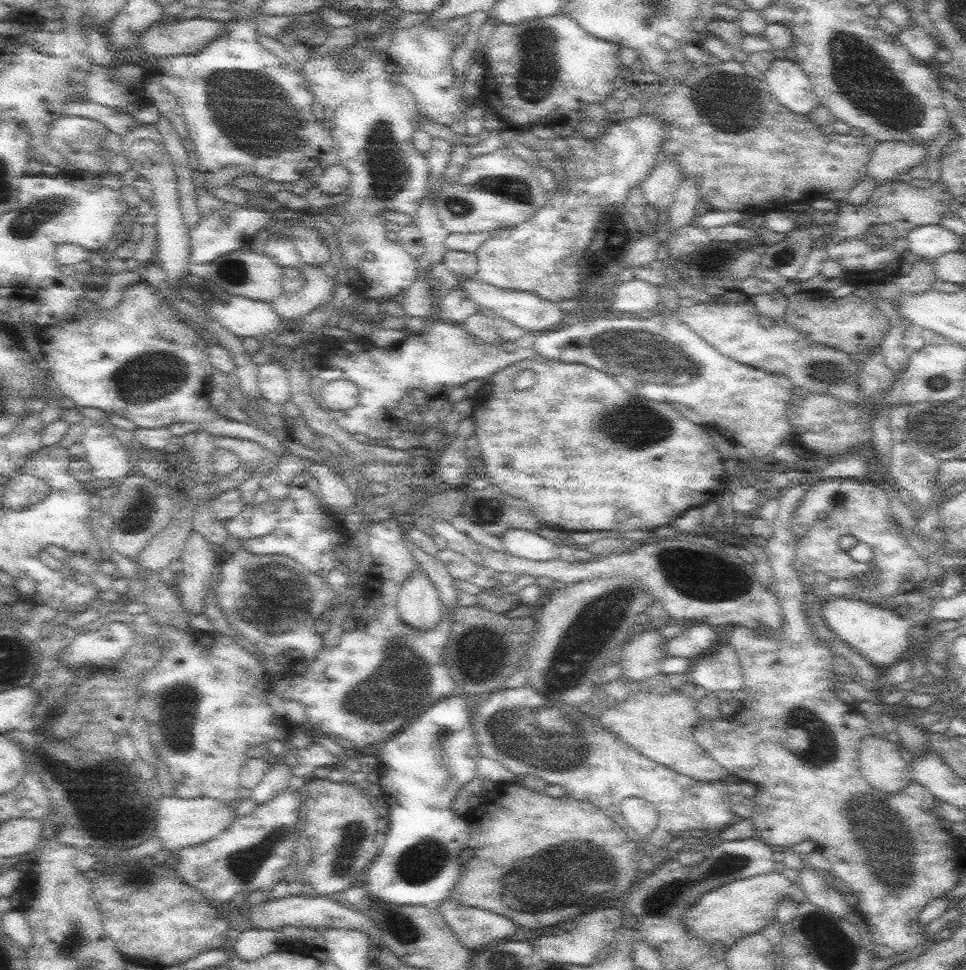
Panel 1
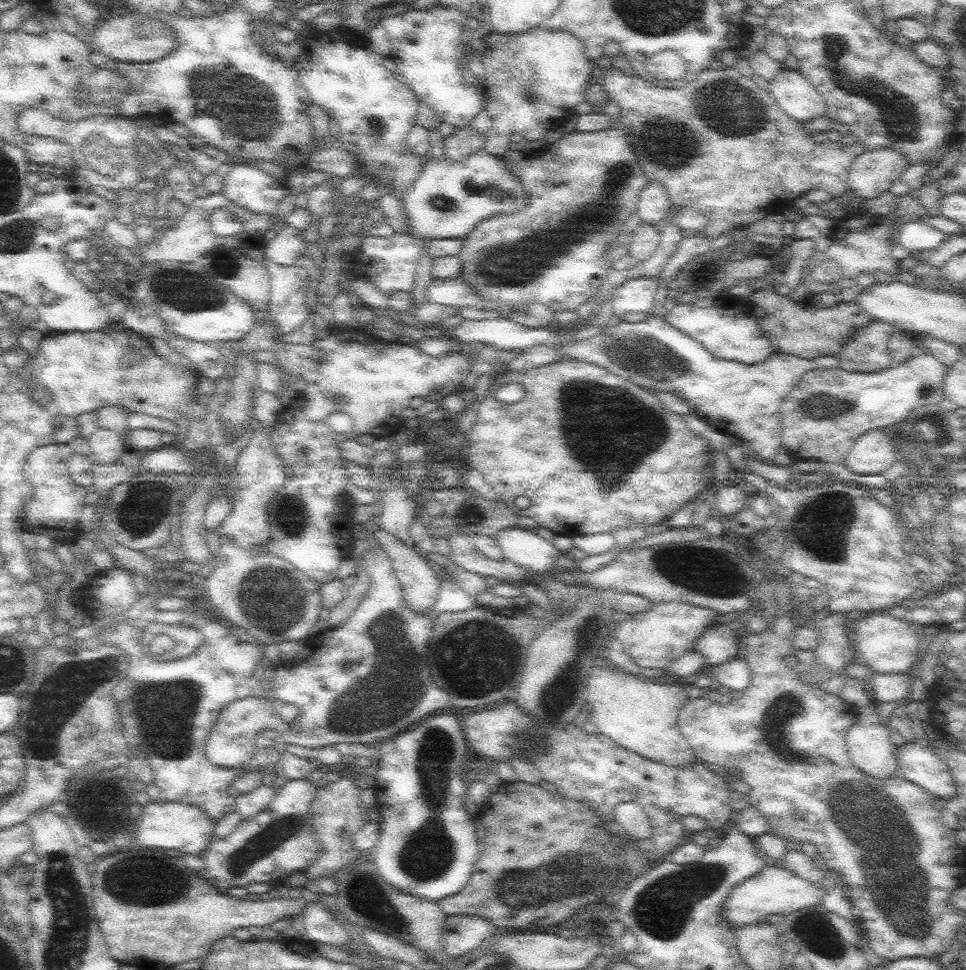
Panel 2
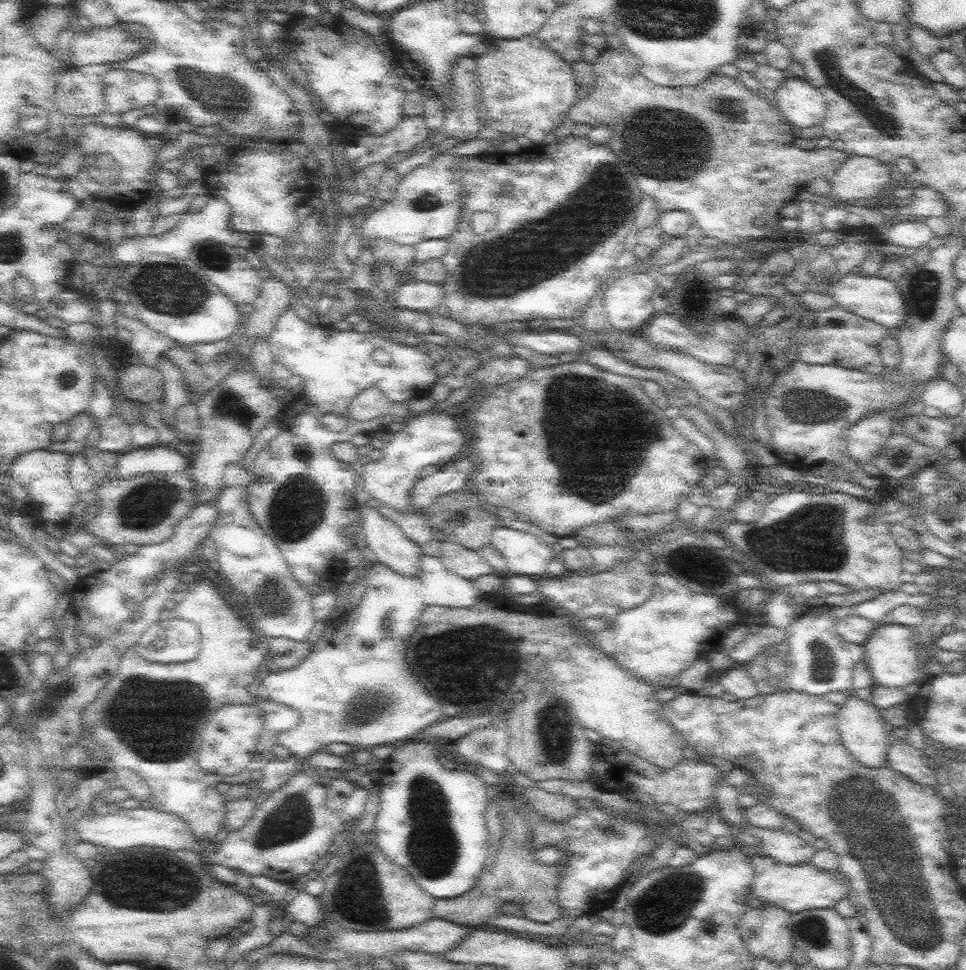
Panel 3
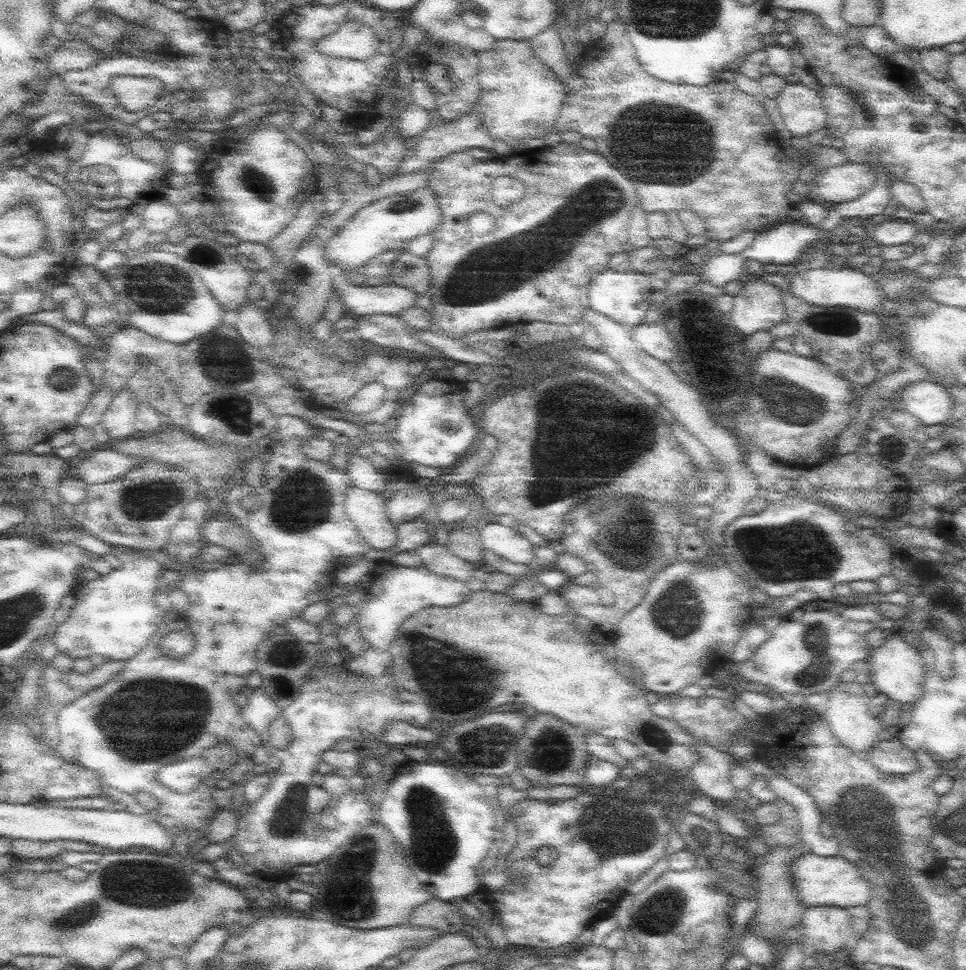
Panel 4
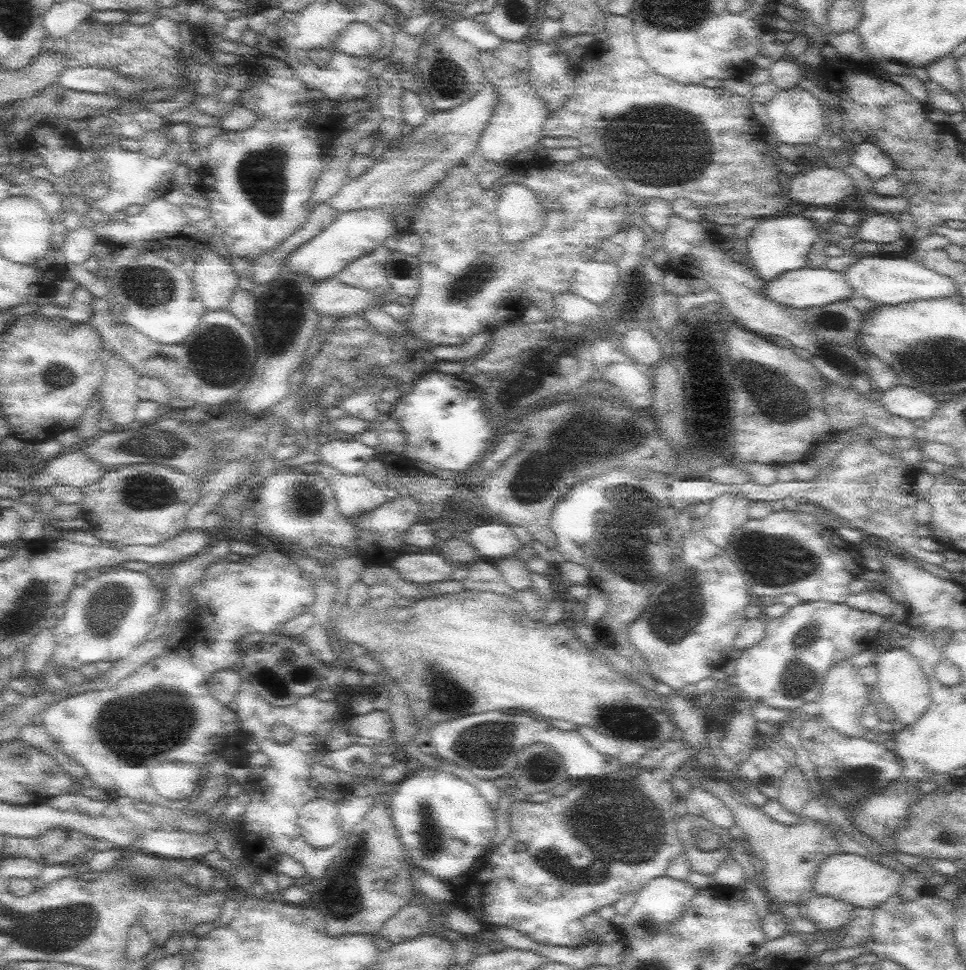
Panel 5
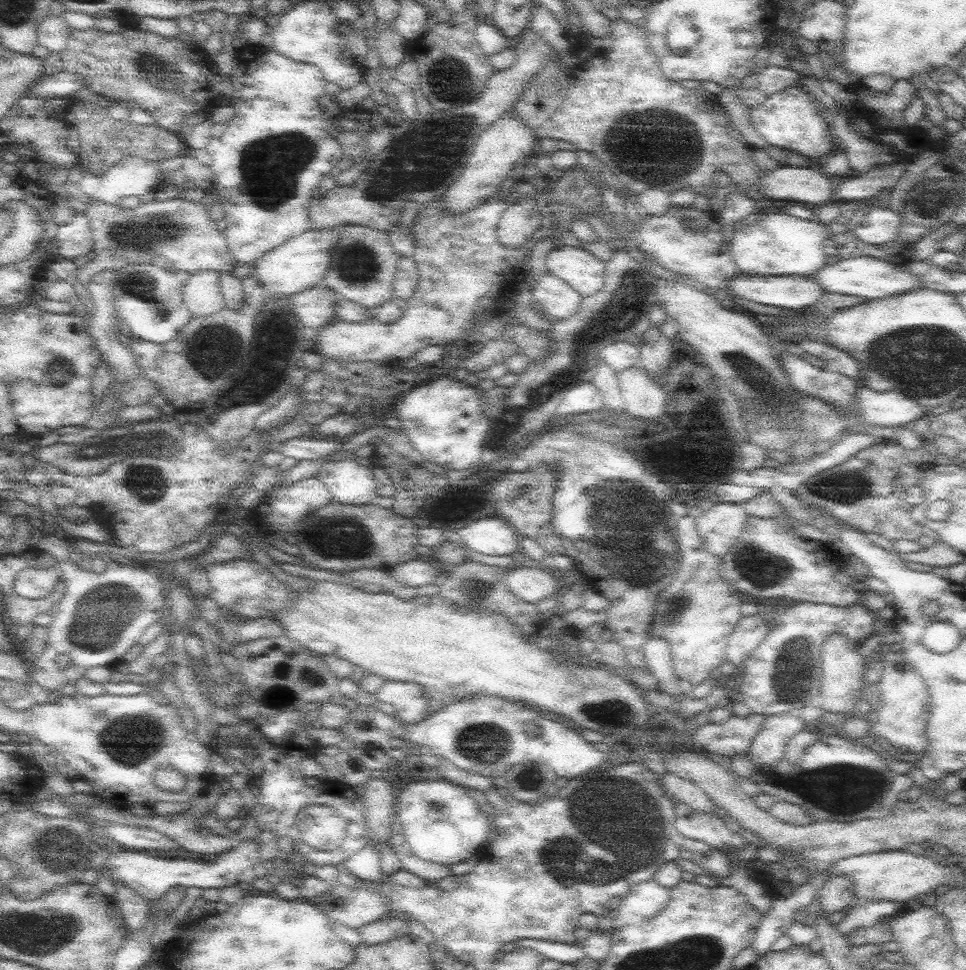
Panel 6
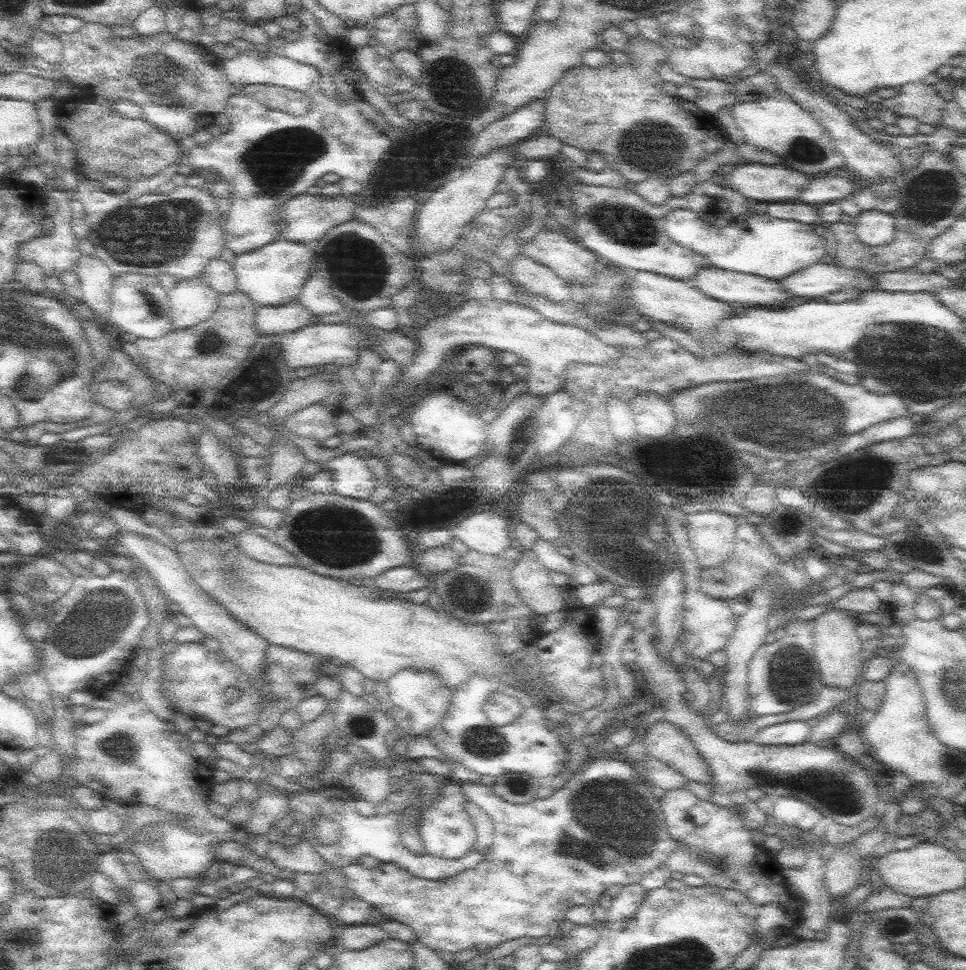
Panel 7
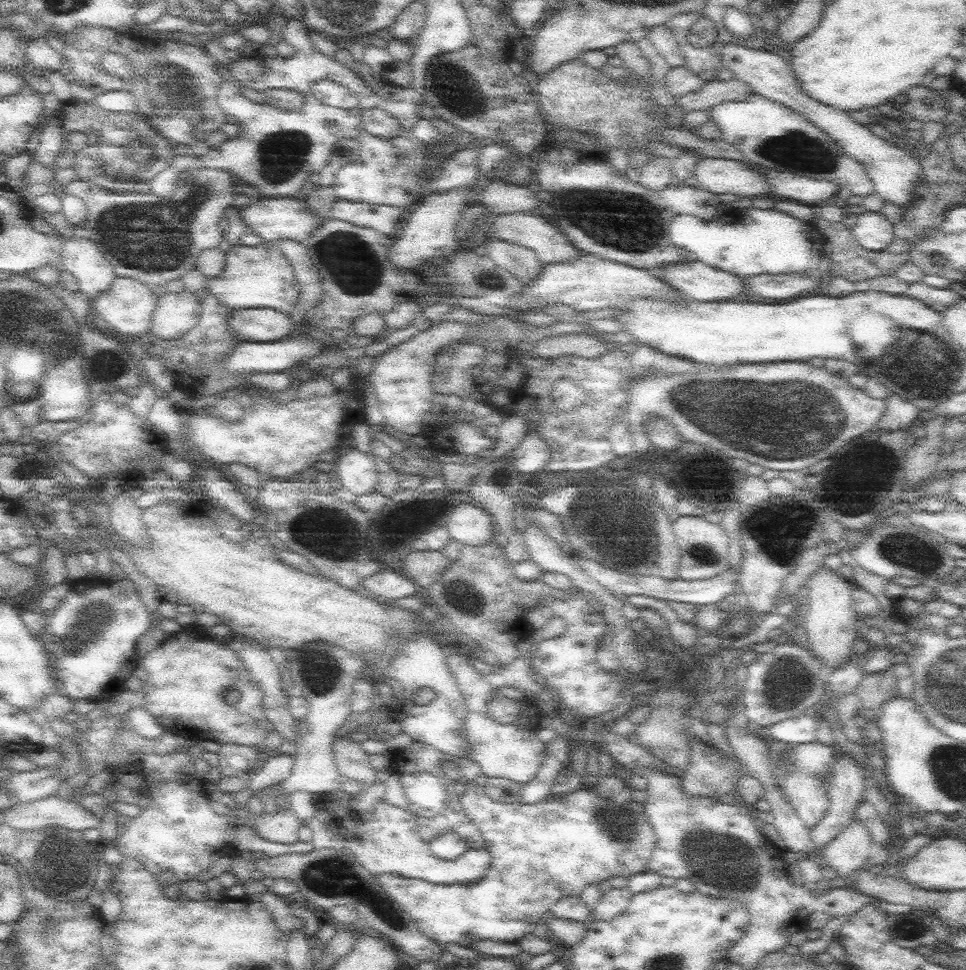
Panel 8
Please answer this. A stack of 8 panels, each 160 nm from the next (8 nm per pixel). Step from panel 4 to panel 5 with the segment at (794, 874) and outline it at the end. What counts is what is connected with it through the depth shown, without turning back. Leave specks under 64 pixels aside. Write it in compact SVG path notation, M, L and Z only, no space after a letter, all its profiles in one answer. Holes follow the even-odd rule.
M855 853L832 854L824 861L815 876L814 890L816 895L823 894L832 898L841 898L852 904L857 910L876 908L900 890L902 875L896 870L886 867Z

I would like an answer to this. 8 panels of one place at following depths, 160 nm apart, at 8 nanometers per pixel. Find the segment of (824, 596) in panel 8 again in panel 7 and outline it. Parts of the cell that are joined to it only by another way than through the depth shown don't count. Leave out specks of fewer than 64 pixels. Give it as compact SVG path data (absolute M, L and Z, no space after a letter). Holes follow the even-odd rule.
M837 607L820 614L814 620L814 656L820 666L824 687L854 690L856 681L862 680L867 666L866 660L860 655L862 641L856 631L860 622L848 610Z

